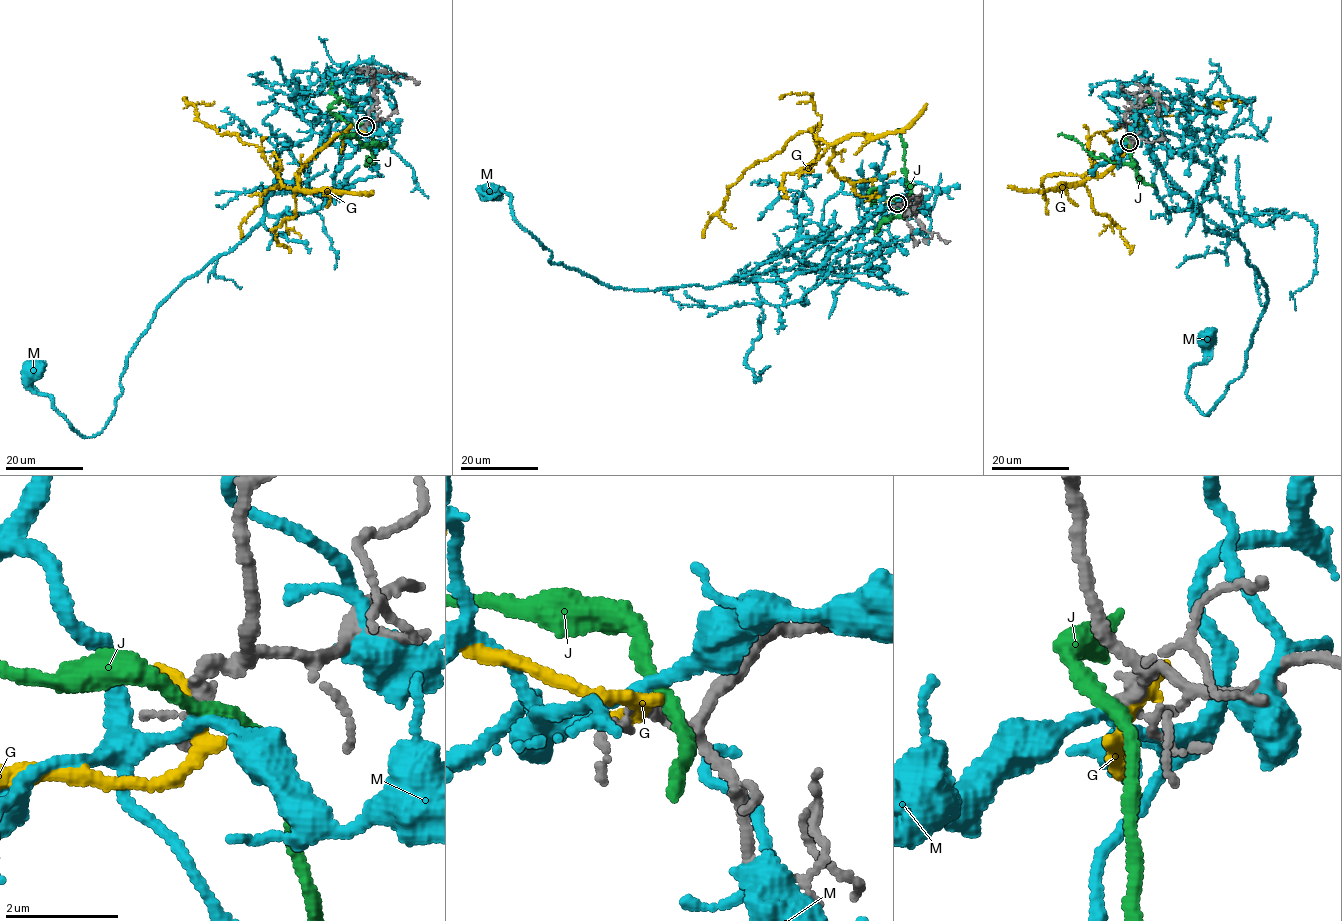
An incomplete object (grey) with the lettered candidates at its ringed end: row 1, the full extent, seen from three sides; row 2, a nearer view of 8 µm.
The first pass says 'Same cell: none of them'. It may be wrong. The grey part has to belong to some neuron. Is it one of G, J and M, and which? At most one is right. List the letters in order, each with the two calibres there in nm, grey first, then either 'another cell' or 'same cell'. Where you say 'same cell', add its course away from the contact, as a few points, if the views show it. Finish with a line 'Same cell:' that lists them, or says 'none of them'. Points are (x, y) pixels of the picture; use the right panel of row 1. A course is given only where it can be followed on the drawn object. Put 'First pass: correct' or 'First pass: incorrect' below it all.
G: 200/320 nm | another cell
J: 180/240 nm | another cell
M: 170/200 nm | another cell
Same cell: none of them
First pass: correct

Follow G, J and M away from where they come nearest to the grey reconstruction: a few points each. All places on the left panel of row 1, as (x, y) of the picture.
G: (365, 126), (333, 139), (296, 173), (297, 186), (288, 188), (255, 145), (198, 120), (185, 97)
J: (366, 126), (373, 142), (383, 146), (368, 148), (352, 135), (340, 138)
M: (365, 127), (350, 118), (326, 200), (266, 214), (157, 309), (94, 436), (39, 393), (35, 372)

